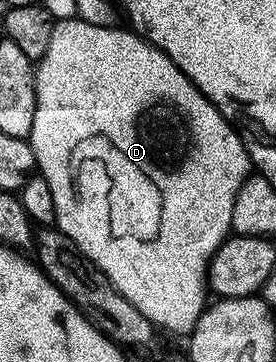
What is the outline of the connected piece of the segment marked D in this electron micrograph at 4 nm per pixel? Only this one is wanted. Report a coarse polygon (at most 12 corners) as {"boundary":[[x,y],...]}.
{"boundary":[[59,19],[29,145],[54,222],[189,336],[252,174],[133,30]]}

